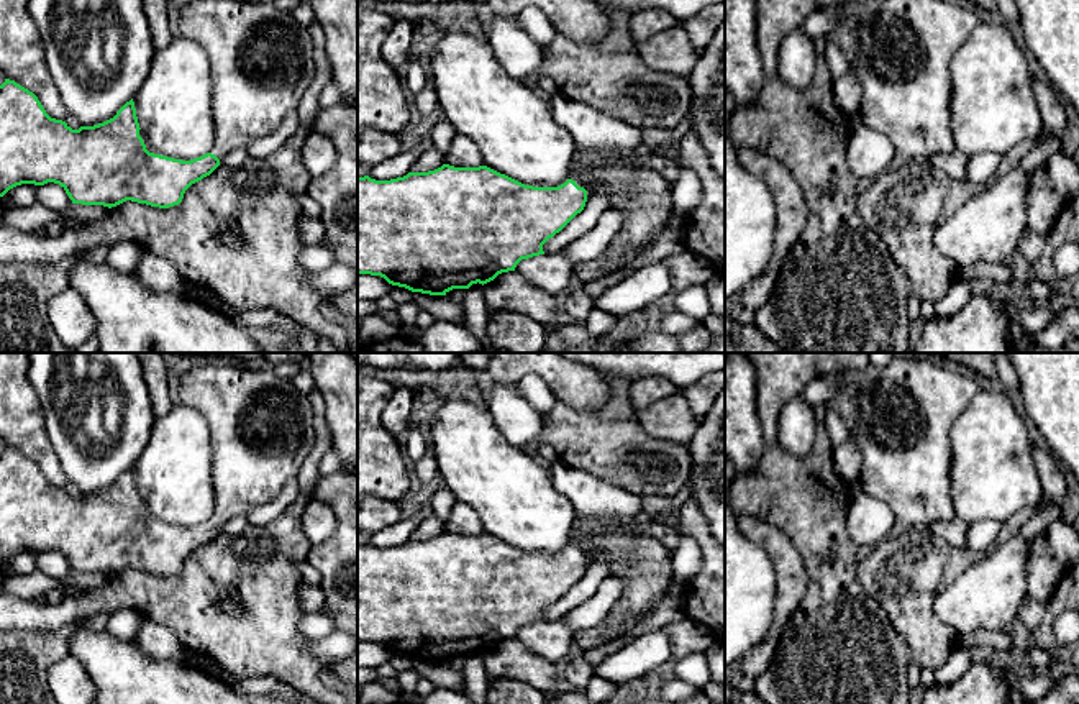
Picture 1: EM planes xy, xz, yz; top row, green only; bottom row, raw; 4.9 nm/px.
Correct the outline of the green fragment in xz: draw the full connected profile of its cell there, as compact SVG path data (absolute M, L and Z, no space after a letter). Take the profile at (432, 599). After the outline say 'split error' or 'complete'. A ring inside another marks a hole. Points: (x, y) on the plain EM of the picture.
M576 517L571 525L569 546L558 555L533 555L525 553L505 542L500 542L487 533L479 535L454 535L443 532L428 540L408 540L403 545L390 548L376 548L369 543L357 545L357 642L380 643L389 651L405 655L412 660L430 663L446 663L453 656L469 656L472 651L487 651L499 642L515 638L521 627L544 622L543 612L559 601L577 581L580 581L587 569L587 548L582 546L587 532L582 527L582 519Z | split error

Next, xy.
M205 359L180 377L180 404L198 410L212 435L213 515L182 528L149 520L139 504L133 466L113 486L72 497L51 486L38 464L15 448L0 453L0 565L21 551L59 551L72 571L116 574L126 568L151 574L179 573L185 558L210 543L234 517L274 501L297 478L315 443L312 404L272 366L249 369L234 361Z | split error

